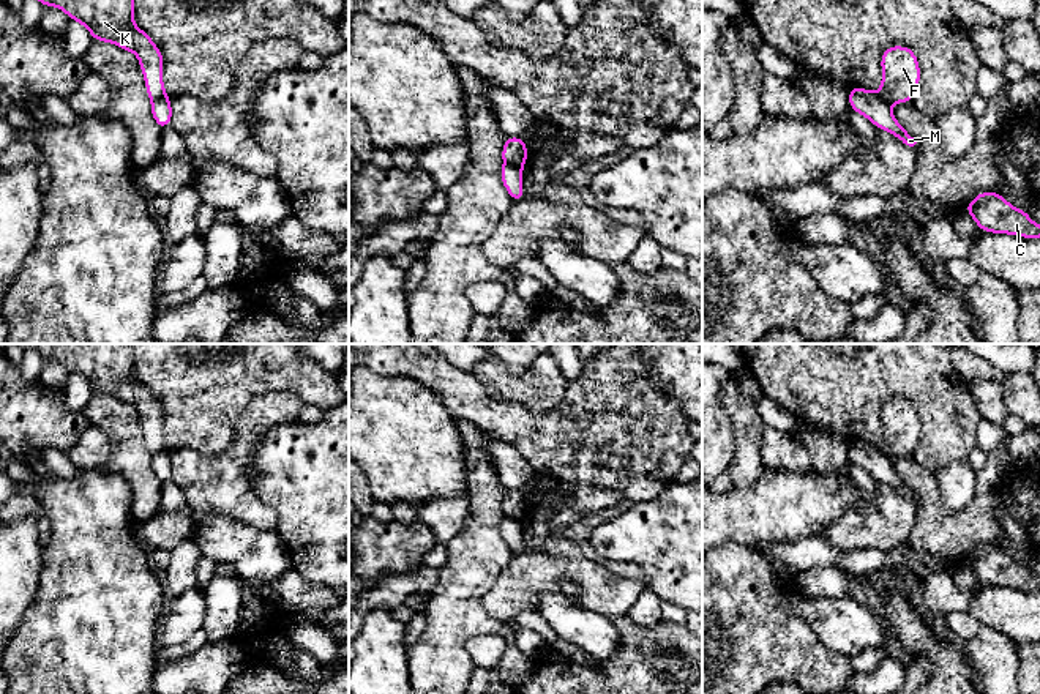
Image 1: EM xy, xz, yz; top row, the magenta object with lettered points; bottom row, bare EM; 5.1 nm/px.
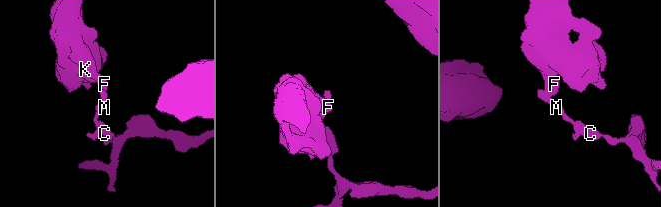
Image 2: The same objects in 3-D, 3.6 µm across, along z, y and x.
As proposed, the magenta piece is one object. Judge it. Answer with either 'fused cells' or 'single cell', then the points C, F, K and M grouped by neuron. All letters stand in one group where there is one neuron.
fused cells; groups C M / F K

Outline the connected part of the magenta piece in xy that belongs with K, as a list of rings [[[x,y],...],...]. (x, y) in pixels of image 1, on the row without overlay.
[[[21,344],[27,350],[38,352],[43,360],[57,360],[68,368],[69,372],[79,374],[93,390],[95,394],[114,396],[139,410],[145,442],[150,454],[166,450],[163,435],[164,412],[152,391],[134,379],[134,350],[133,344]]]

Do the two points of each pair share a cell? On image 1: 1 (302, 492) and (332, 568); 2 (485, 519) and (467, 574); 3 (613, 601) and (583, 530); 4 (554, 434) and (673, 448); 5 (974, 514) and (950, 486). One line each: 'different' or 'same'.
1: same
2: same
3: different
4: same
5: different

